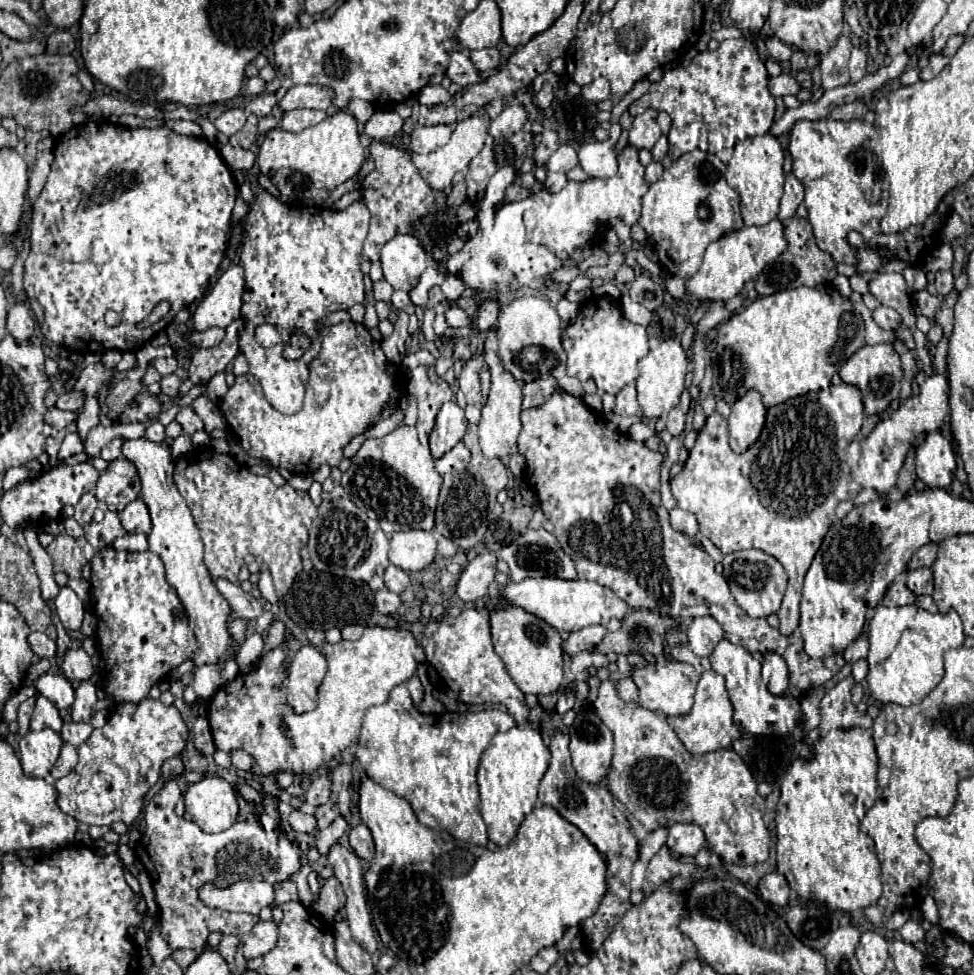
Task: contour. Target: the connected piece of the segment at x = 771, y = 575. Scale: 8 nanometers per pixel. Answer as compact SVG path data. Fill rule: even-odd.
M755 548L739 550L723 558L723 576L737 604L751 618L767 618L769 614L775 614L779 610L783 594L785 594L785 586L787 586L787 574L777 558L765 554L763 550L755 550Z

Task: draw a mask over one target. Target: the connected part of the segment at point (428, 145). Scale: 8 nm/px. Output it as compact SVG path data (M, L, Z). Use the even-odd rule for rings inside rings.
M449 124L439 126L415 126L411 130L411 144L409 150L417 154L429 154L441 146L445 146L451 138L453 128Z

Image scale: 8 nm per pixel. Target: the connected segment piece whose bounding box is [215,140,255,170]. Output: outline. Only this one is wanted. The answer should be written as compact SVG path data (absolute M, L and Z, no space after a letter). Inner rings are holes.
M215 140L215 148L221 152L221 156L225 158L231 170L251 170L255 164L255 154L251 150L233 148L231 144L221 144L217 140Z

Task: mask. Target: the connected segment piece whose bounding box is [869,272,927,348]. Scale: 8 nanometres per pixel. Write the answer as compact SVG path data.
M879 272L873 280L869 280L869 292L883 304L889 308L895 308L901 318L903 324L909 328L913 334L913 338L917 348L925 348L927 336L916 327L916 314L911 306L911 292L905 284L905 278L897 272L889 274L889 272Z

